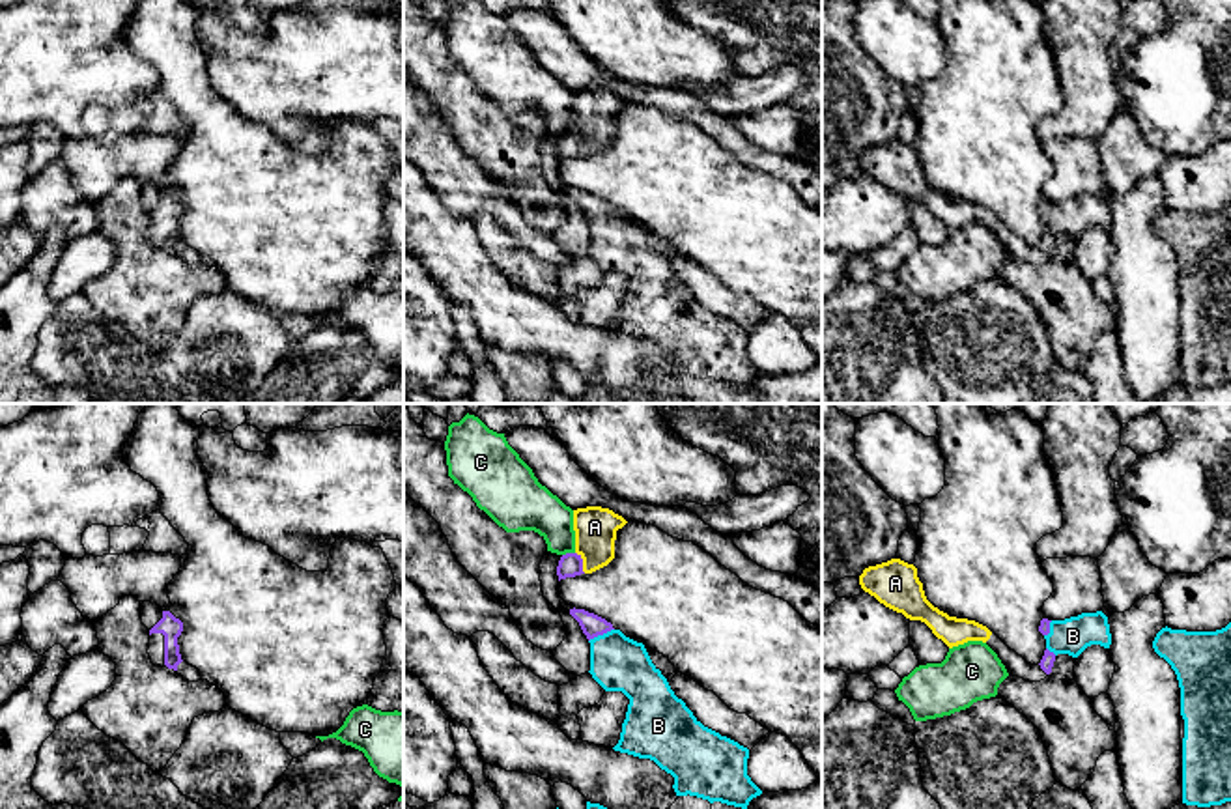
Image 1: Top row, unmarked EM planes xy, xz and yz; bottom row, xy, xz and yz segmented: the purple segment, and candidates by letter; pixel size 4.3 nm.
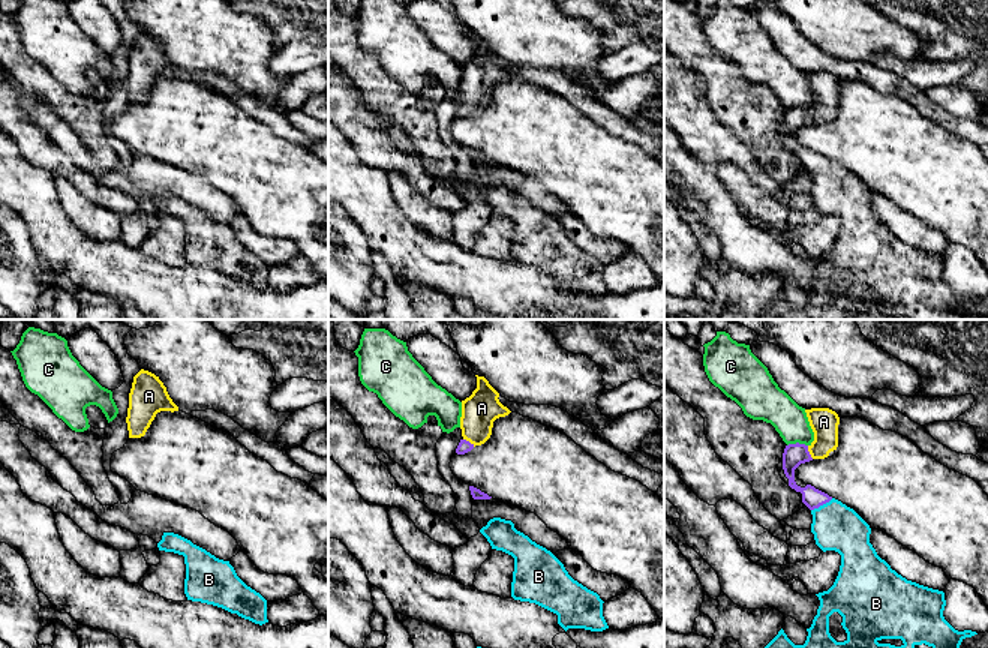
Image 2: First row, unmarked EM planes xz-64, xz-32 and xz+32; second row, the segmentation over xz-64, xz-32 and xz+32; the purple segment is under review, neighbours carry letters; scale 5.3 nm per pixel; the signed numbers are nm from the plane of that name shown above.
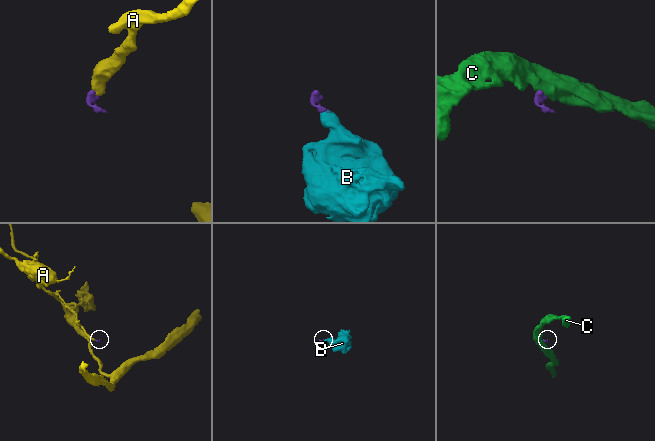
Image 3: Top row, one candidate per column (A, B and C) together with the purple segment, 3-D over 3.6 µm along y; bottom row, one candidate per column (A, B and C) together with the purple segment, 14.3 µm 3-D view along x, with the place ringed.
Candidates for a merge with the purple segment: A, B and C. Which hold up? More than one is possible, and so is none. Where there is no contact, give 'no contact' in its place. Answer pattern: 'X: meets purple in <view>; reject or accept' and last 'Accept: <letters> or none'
A: meets purple in xz; accept
B: meets purple in xz; accept
C: meets purple in xz; reject
Accept: A, B

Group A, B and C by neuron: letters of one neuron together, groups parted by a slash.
A B / C

